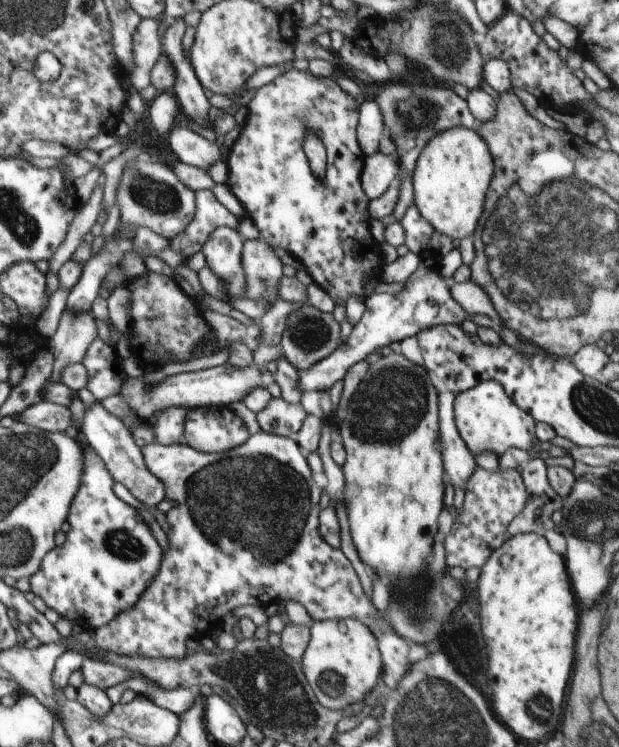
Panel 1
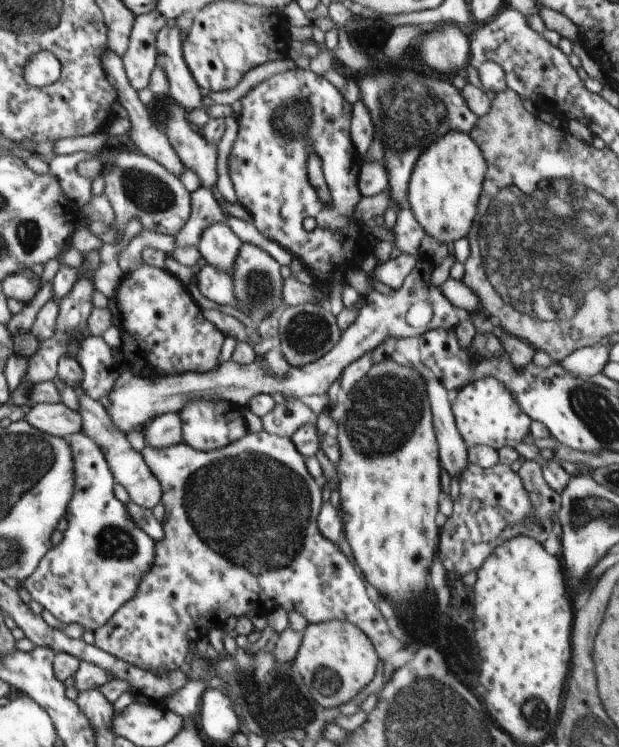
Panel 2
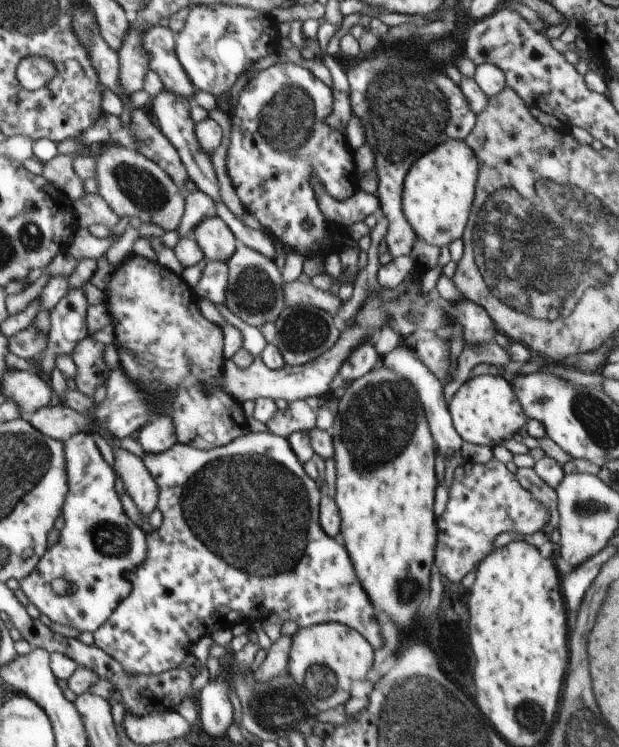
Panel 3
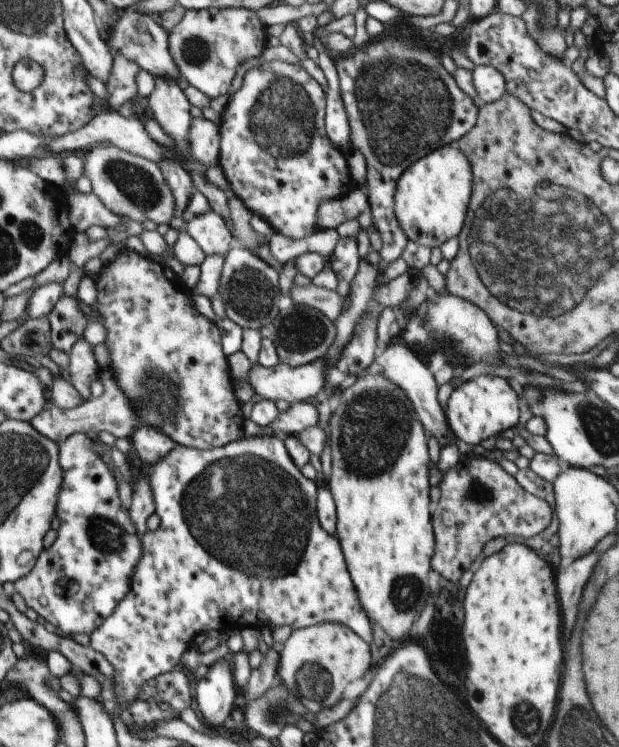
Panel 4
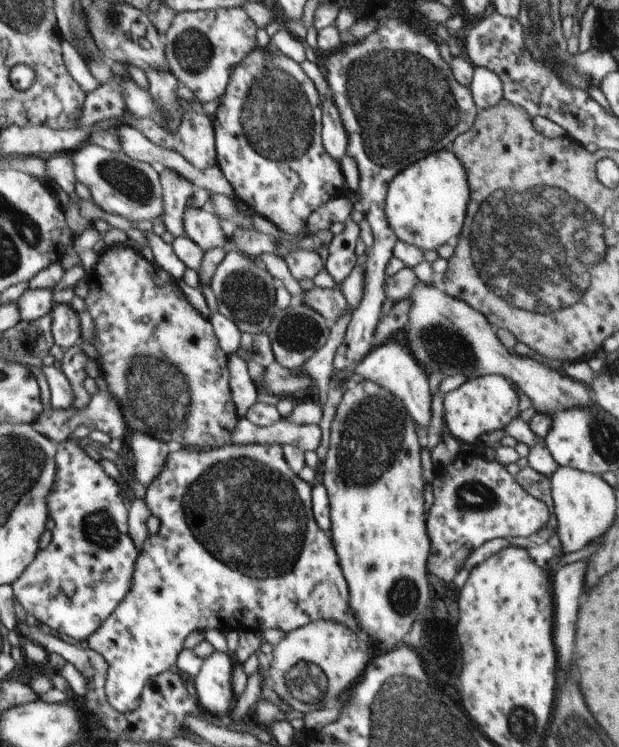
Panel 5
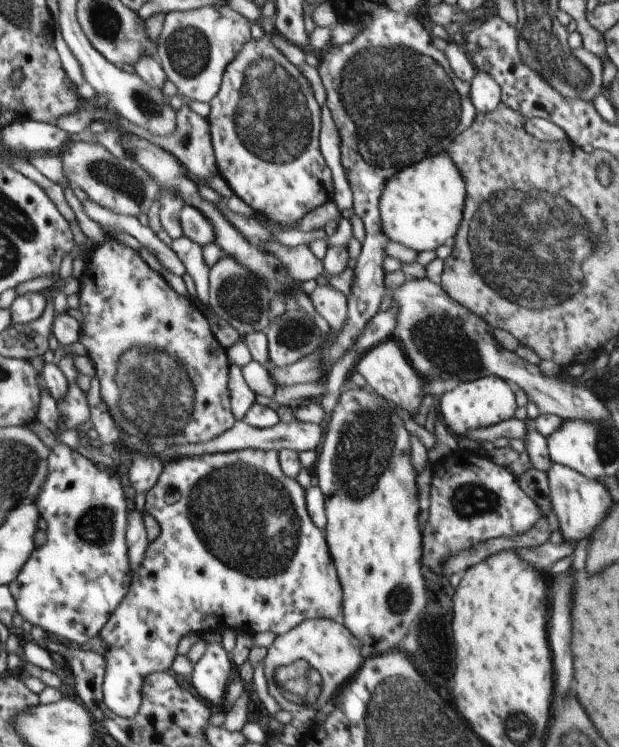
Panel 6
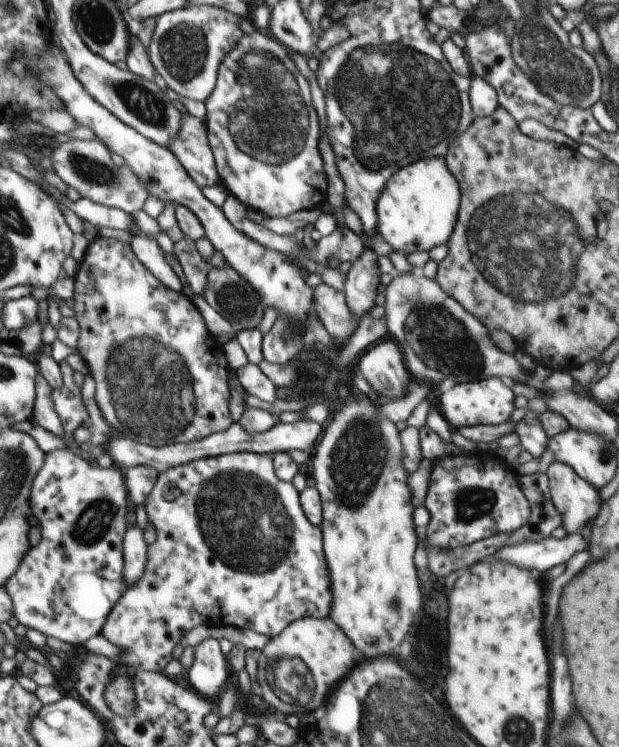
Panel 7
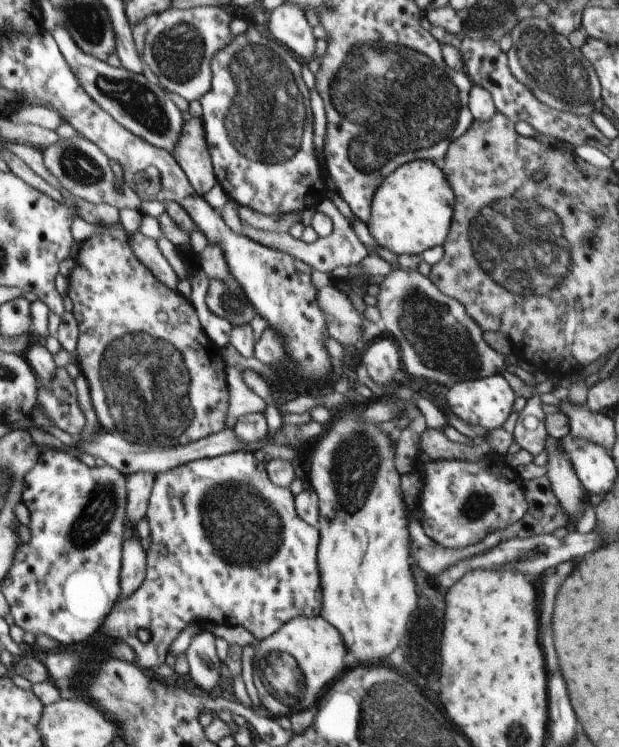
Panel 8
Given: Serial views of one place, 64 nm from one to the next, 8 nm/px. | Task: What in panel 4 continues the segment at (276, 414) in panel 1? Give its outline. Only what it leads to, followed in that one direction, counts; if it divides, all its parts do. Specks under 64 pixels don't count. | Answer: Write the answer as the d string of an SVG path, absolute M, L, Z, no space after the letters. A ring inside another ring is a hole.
M296 401L291 403L286 411L280 411L269 424L271 430L278 436L286 437L299 433L318 424L316 403Z

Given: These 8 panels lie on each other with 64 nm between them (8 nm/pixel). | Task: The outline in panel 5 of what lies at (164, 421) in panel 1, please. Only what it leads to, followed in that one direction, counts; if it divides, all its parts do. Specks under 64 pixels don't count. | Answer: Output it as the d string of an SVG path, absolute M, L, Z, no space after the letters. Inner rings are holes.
M142 431L130 433L127 439L134 454L134 476L140 484L147 487L160 474L167 456L183 446L176 441L161 441Z

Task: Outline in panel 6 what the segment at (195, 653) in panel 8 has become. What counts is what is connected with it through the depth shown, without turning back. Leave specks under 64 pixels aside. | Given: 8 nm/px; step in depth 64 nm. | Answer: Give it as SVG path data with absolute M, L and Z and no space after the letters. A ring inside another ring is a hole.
M207 644L206 652L194 665L189 680L206 704L224 706L232 672L230 654L220 644Z

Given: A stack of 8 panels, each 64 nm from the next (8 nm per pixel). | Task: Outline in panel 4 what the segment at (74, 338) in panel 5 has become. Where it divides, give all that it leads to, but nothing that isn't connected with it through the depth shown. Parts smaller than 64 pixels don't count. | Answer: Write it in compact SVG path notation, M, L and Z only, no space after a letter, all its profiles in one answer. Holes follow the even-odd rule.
M63 294L47 314L51 328L51 344L60 352L70 352L86 328L87 318L80 309L80 301L76 295Z

